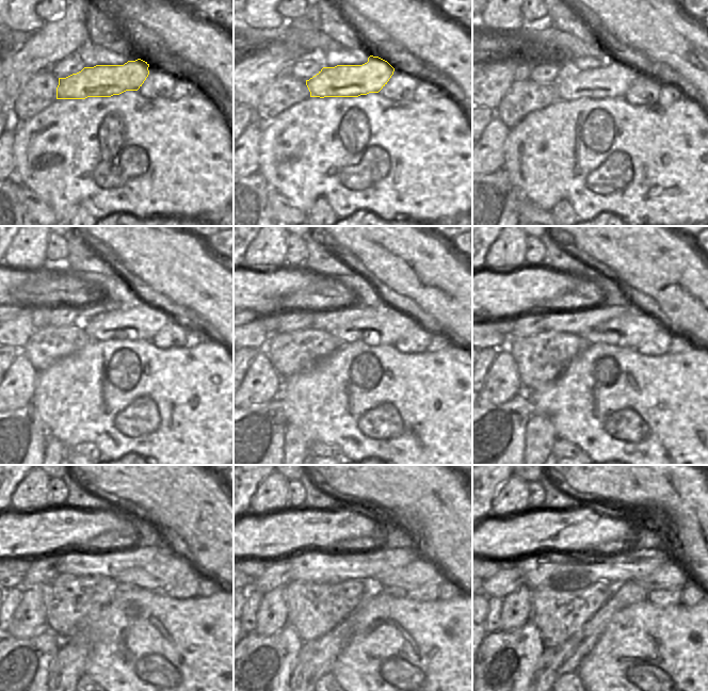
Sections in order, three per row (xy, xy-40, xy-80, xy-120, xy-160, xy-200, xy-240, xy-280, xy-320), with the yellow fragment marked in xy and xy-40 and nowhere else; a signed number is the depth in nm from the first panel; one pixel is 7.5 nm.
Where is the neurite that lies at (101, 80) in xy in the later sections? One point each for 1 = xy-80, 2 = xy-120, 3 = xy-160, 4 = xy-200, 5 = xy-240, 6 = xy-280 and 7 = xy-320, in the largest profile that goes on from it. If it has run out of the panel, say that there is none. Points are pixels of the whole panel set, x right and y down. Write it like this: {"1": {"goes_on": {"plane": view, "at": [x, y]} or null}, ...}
{"1": {"goes_on": {"plane": "xy-80", "at": [612, 80]}}, "2": {"goes_on": {"plane": "xy-120", "at": [142, 321]}}, "3": {"goes_on": {"plane": "xy-160", "at": [388, 325]}}, "4": {"goes_on": {"plane": "xy-200", "at": [633, 327]}}, "5": {"goes_on": {"plane": "xy-240", "at": [164, 573]}}, "6": {"goes_on": {"plane": "xy-280", "at": [419, 572]}}, "7": {"goes_on": {"plane": "xy-320", "at": [669, 576]}}}

